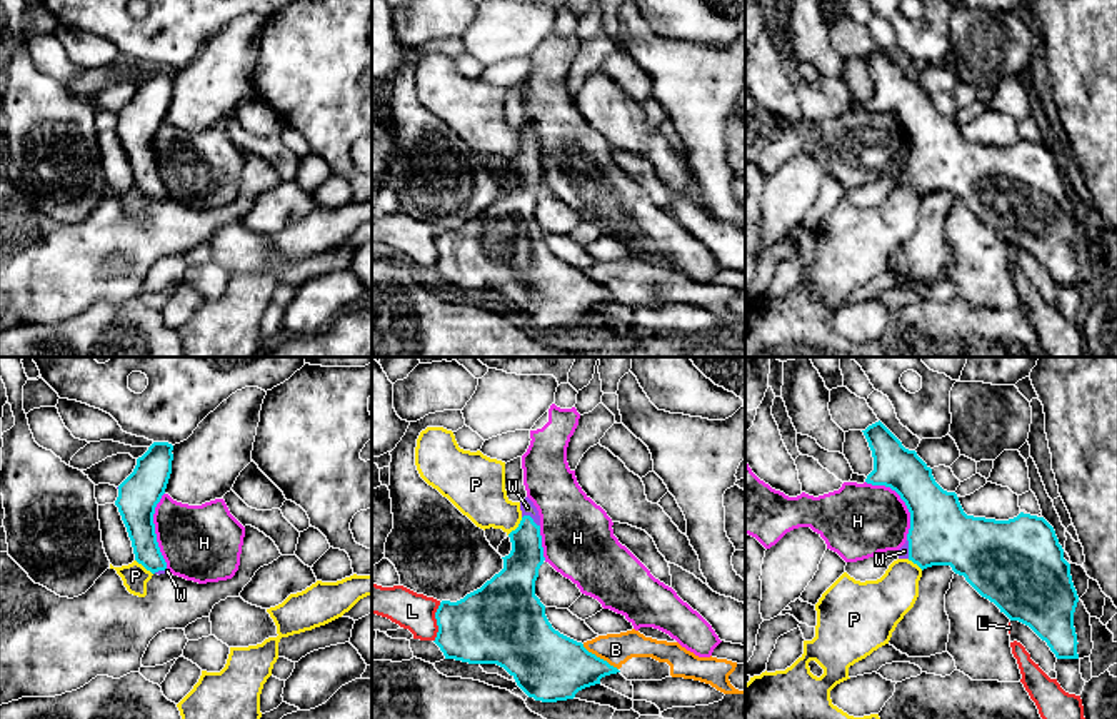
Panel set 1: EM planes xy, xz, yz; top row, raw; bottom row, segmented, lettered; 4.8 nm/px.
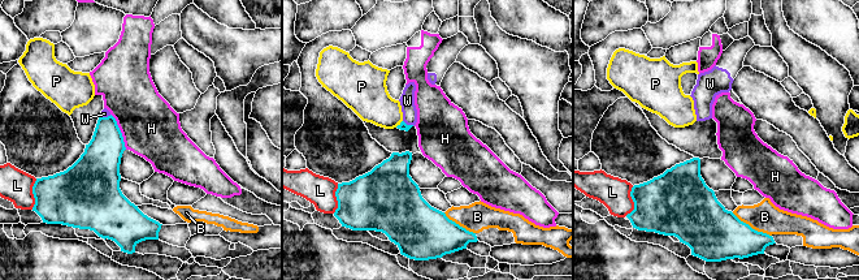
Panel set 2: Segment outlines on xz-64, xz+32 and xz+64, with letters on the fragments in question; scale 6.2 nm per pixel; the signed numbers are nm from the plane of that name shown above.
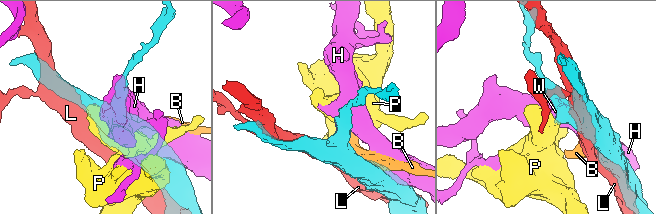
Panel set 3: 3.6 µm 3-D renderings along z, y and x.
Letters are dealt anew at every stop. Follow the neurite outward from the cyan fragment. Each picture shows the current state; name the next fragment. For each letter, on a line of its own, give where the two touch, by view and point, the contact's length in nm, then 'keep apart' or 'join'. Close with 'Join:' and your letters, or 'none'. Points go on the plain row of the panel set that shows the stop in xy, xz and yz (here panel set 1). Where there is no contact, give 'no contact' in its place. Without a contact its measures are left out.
B: contact xz (599, 284); length 220 nm; keep apart
H: contact yz (902, 125); length 360 nm; keep apart
L: contact xz (437, 249); length 190 nm; keep apart
P: contact xz (517, 154); length 120 nm; keep apart
W: contact xz (530, 144); length 100 nm; join
Join: W

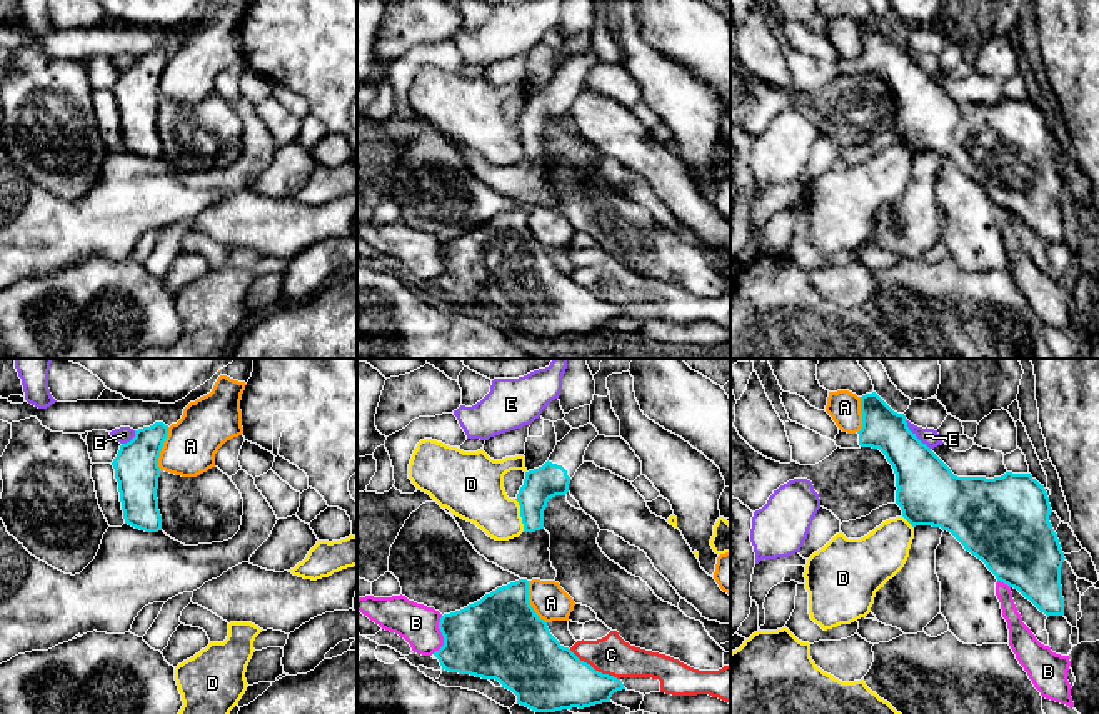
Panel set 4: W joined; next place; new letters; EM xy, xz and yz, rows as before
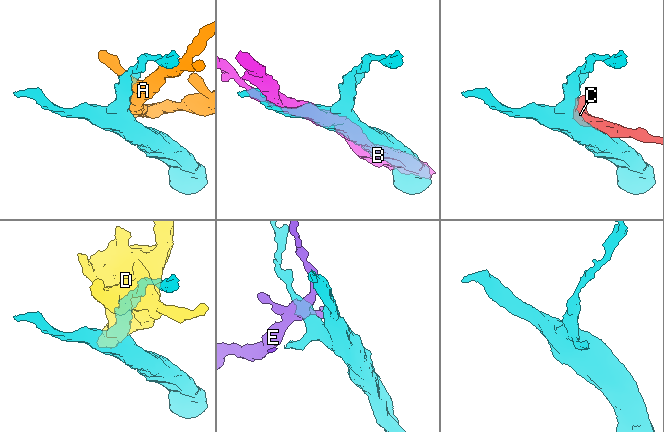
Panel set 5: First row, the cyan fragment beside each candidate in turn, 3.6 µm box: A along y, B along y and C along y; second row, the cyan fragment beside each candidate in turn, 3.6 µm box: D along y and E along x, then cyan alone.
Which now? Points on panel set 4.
A: contact xz (529, 229); length 220 nm; keep apart
B: contact xz (442, 261); length 190 nm; keep apart
C: contact xz (592, 294); length 280 nm; keep apart
D: contact xz (521, 142); length 170 nm; keep apart
E: contact yz (914, 60); length 190 nm; keep apart
Join: none

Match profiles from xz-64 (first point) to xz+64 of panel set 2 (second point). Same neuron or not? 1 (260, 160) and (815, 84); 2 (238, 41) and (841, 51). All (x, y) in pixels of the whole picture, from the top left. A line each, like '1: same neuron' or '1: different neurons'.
1: same neuron
2: different neurons

